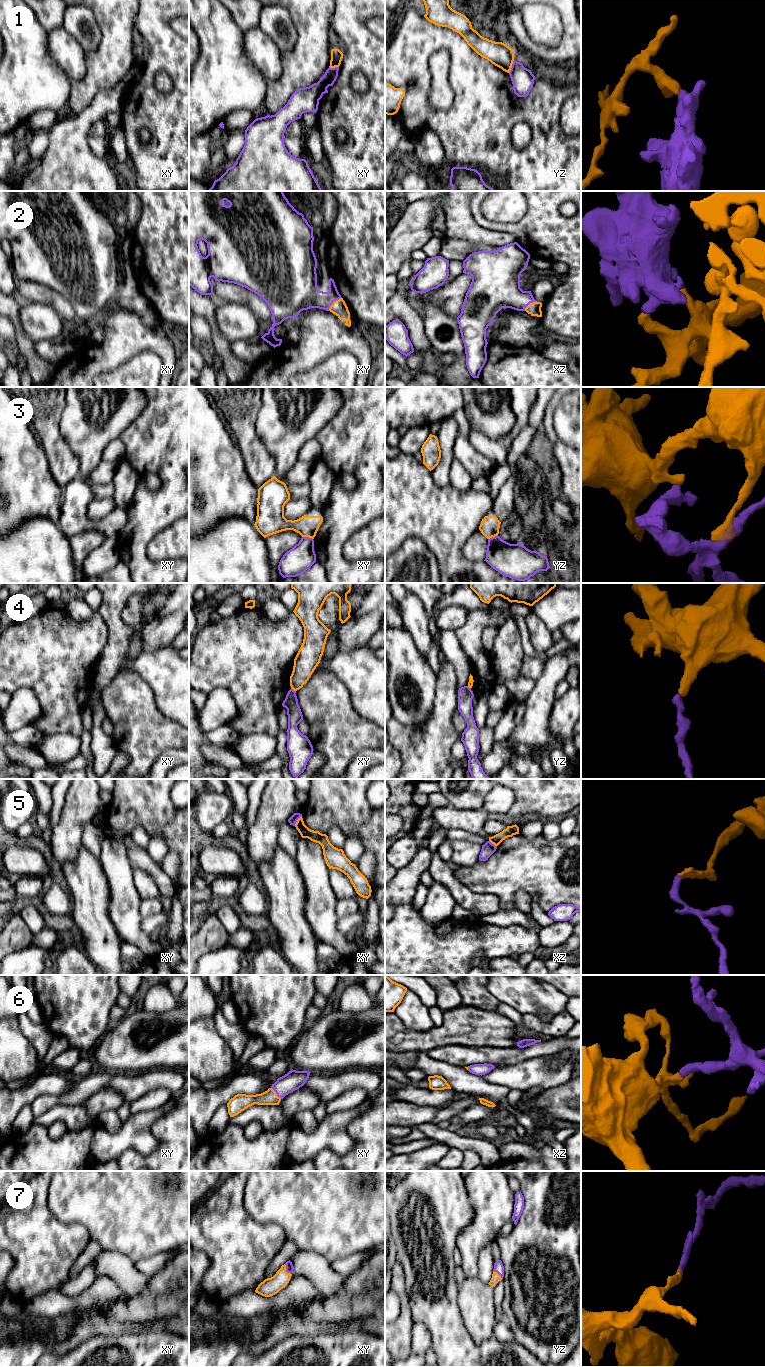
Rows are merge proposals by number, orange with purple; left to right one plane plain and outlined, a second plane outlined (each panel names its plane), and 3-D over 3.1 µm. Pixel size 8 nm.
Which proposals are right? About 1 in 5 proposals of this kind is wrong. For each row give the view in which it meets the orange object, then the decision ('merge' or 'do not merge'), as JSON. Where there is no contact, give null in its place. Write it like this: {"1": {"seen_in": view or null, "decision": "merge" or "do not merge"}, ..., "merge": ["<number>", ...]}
{"1": {"seen_in": "yz", "decision": "do not merge"}, "2": {"seen_in": "xy", "decision": "merge"}, "3": {"seen_in": "xy", "decision": "do not merge"}, "4": {"seen_in": "xy", "decision": "do not merge"}, "5": {"seen_in": "xy", "decision": "do not merge"}, "6": {"seen_in": "xy", "decision": "merge"}, "7": {"seen_in": "xy", "decision": "merge"}, "merge": ["2", "6", "7"]}

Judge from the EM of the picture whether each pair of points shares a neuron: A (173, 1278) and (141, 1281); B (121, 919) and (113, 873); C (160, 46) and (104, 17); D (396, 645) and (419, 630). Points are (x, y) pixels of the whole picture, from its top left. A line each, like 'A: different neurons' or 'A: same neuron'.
A: different neurons
B: same neuron
C: different neurons
D: different neurons

